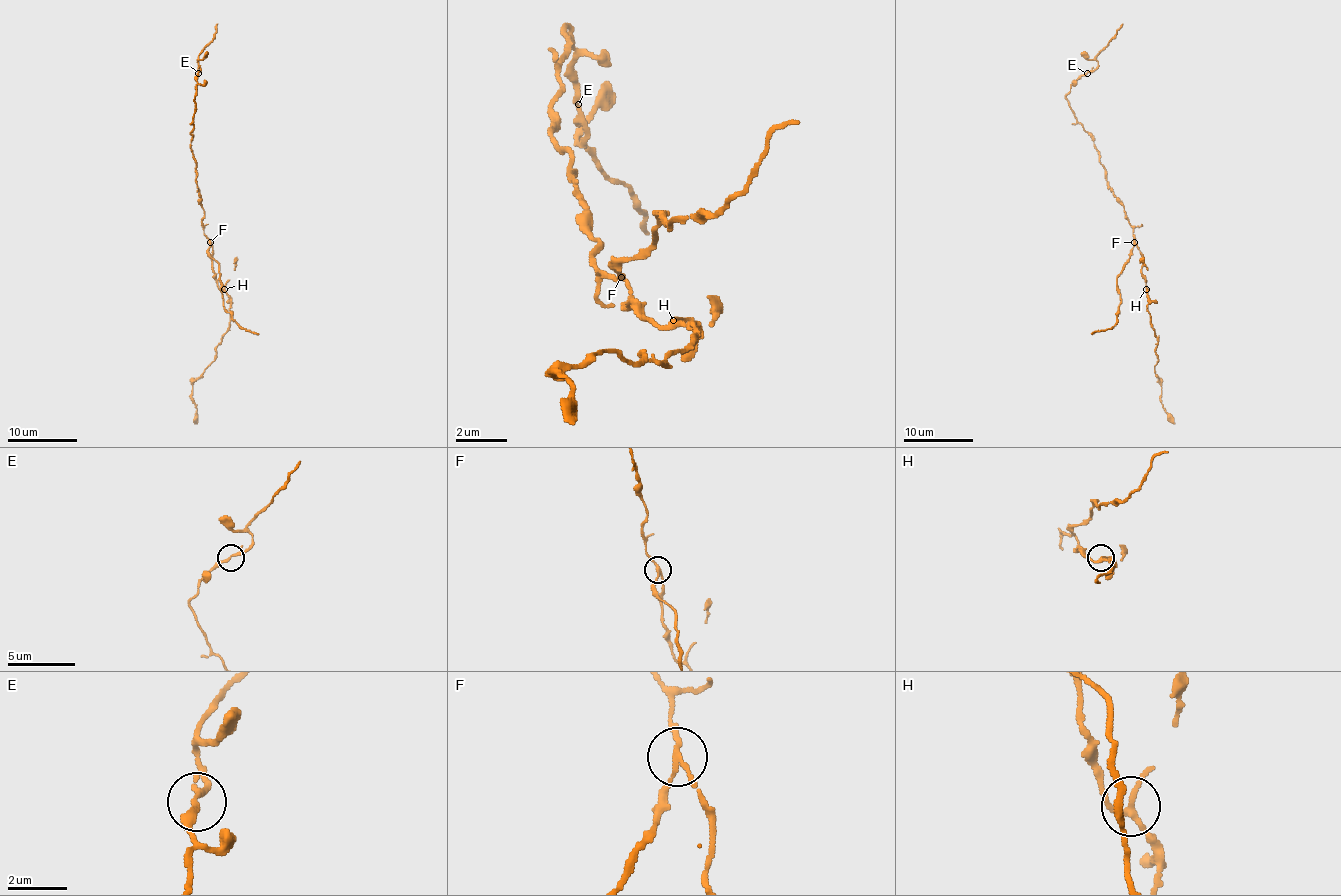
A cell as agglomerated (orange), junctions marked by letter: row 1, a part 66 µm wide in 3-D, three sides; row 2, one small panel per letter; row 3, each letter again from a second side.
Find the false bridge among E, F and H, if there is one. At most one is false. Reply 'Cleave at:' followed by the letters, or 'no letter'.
Cleave at: F

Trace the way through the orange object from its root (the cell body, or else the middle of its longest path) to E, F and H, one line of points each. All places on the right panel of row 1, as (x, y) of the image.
E: (1125, 217), (1122, 202), (1108, 184), (1094, 139), (1077, 120), (1066, 98), (1070, 86), (1087, 73)
F: (1125, 217), (1132, 228), (1134, 242)
H: (1125, 217), (1142, 257), (1141, 276), (1146, 289)

